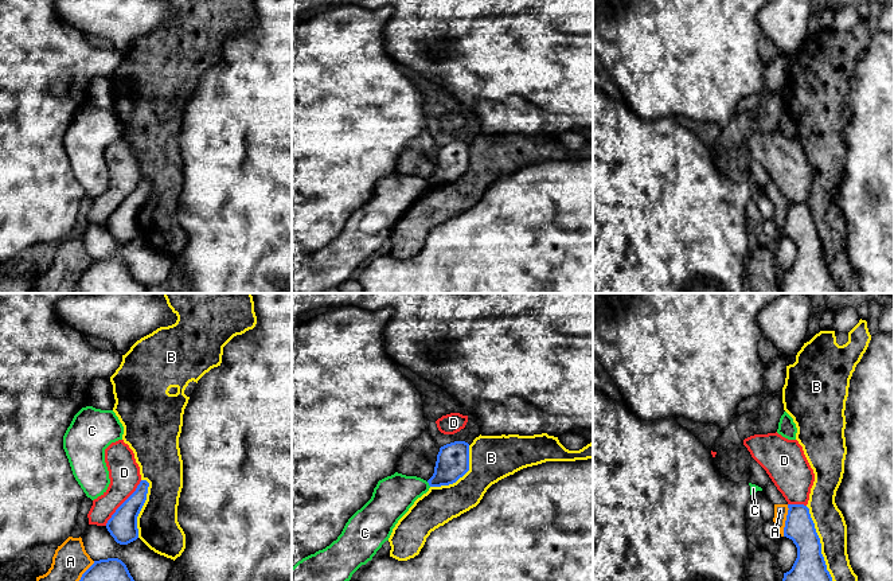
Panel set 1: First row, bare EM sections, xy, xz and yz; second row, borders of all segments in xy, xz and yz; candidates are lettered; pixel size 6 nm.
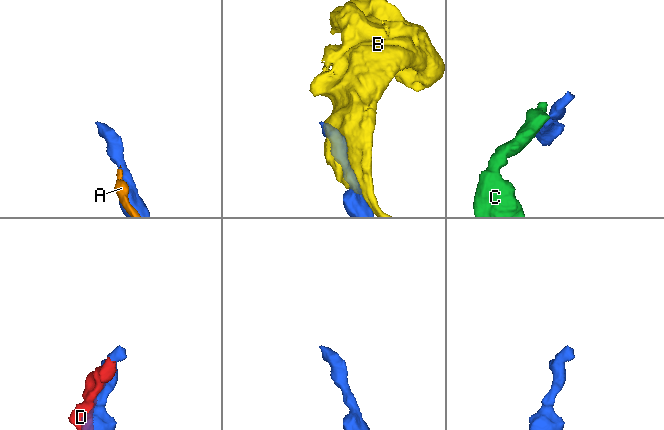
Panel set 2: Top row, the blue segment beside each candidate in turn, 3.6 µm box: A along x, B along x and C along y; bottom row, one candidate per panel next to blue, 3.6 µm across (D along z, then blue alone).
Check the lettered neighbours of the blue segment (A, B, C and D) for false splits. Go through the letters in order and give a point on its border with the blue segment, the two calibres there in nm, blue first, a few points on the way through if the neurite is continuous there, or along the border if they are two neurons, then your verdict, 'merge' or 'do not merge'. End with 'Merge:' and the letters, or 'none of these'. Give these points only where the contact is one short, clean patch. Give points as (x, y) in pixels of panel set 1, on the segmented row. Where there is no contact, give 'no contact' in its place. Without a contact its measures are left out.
A: contact yz (785, 521); calibres 180 and 80 nm; do not merge
B: contact yz (820, 544); calibres 190 and 180 nm; do not merge
C: contact xz (429, 484); calibres 190 and 240 nm; border xz (426, 482), (430, 486); do not merge
D: contact xy (123, 503); calibres 180 and 190 nm; do not merge
Merge: none of these

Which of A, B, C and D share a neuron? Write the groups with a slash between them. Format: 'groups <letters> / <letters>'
groups A / B / C / D

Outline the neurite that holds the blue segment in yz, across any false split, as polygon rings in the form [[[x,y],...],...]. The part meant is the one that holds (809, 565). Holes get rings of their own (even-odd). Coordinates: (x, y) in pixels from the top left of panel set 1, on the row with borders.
[[[788,504],[788,508],[784,537],[796,545],[797,558],[782,581],[832,581],[809,508],[804,504]]]

